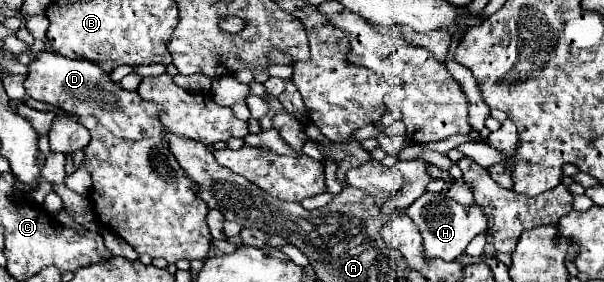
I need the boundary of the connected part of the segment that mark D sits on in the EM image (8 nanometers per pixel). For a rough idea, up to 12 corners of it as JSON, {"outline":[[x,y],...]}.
{"outline":[[40,51],[32,99],[78,115],[90,201],[134,251],[206,259],[208,207],[160,105]]}

